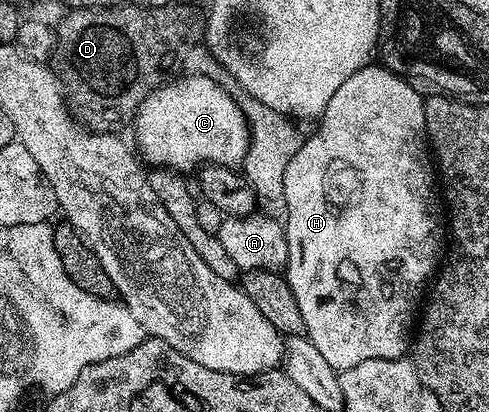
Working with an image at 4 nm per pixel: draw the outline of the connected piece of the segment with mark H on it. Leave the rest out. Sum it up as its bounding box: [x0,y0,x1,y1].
[283,63,443,371]

